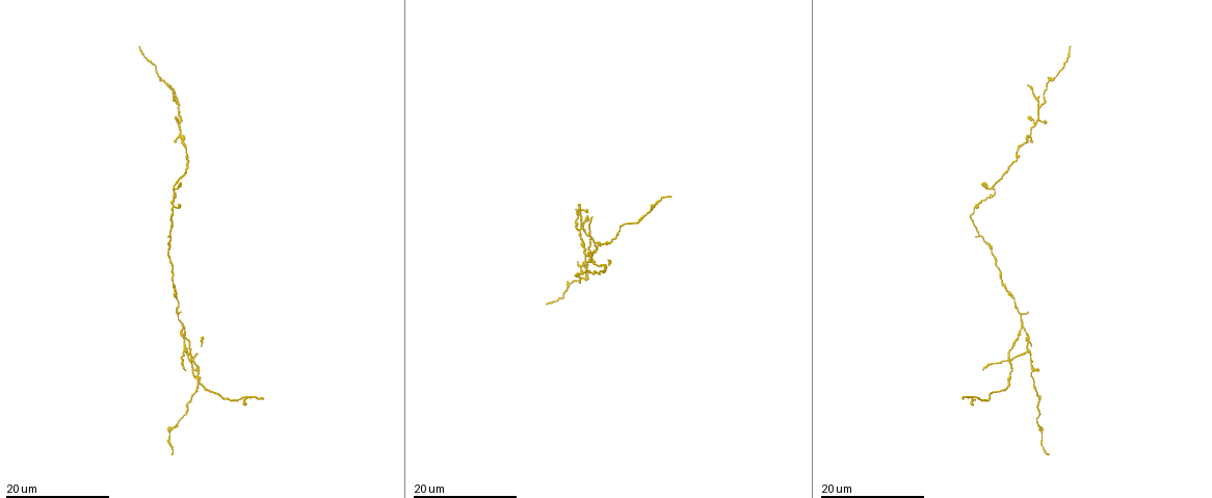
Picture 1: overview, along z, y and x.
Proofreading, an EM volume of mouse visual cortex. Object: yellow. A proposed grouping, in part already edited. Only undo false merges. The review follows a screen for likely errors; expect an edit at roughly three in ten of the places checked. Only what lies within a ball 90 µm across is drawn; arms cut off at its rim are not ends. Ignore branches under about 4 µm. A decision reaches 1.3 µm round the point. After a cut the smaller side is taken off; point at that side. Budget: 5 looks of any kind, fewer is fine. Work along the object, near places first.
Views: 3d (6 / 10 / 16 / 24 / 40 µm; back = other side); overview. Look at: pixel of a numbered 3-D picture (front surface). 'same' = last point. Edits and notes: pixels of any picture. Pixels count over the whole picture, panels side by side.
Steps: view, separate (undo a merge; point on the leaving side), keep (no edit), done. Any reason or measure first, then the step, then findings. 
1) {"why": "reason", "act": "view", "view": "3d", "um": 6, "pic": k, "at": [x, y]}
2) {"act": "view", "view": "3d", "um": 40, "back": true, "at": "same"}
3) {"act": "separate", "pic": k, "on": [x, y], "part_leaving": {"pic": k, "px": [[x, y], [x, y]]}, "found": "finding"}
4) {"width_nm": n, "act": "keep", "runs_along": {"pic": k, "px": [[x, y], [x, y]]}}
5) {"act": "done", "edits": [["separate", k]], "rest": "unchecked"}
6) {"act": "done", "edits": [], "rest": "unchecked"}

{"why": "thin neck", "act": "view", "view": "3d", "um": 24, "pic": 1, "at": [182, 177]}

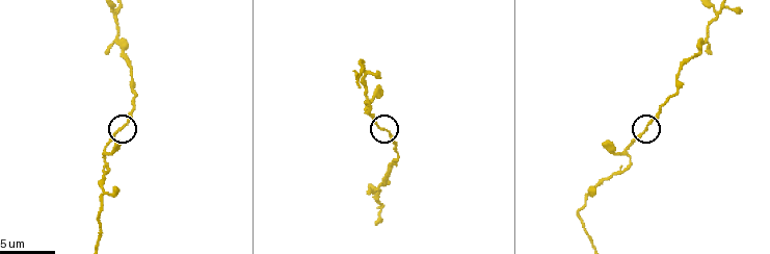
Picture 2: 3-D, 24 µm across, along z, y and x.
{"why": "closer look", "act": "view", "view": "3d", "um": 10, "pic": 2, "at": [381, 128]}

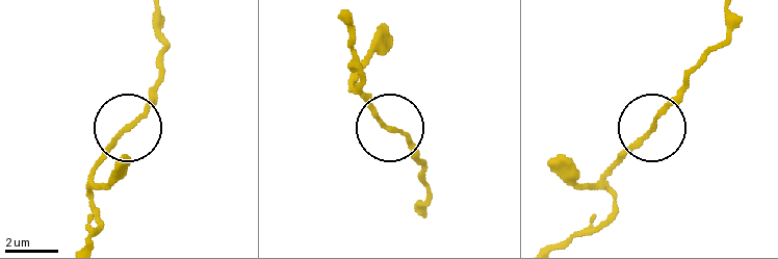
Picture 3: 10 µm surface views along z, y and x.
{"act": "keep", "runs_along": {"pic": 3, "px": [[91, 240], [93, 166], [162, 81]]}, "found": "all the same neuron"}

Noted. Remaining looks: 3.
{"why": "three arms meet", "act": "view", "view": "3d", "um": 6, "pic": 2, "at": [366, 72]}

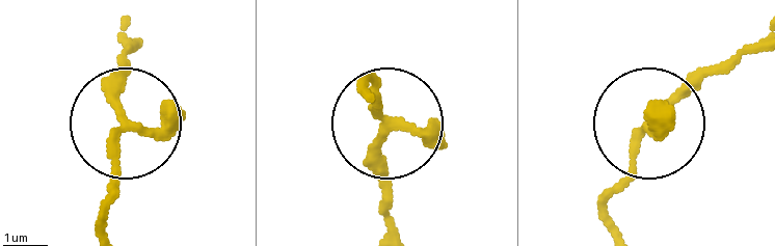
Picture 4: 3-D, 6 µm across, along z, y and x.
{"arms": 3, "act": "keep", "runs_along": {"pic": 4, "px": [[615, 226], [607, 203], [641, 137], [738, 52]]}, "found": "all the same neuron"}

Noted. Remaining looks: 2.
{"why": "sudden change in width", "act": "view", "view": "3d", "um": 16, "pic": 1, "at": [582, 247]}

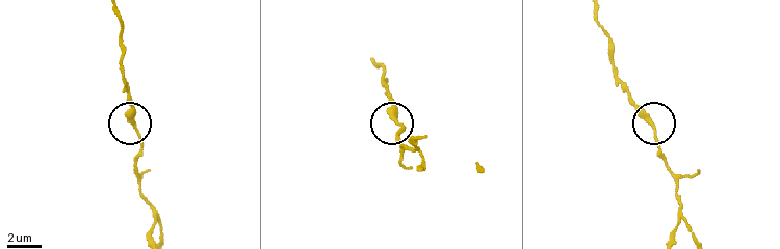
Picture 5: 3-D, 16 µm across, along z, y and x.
{"act": "view", "view": "3d", "um": 6, "pic": 5, "at": [133, 121]}

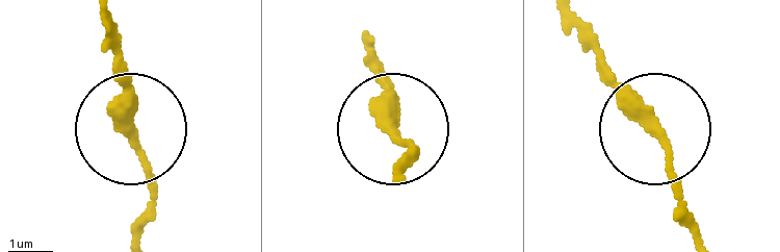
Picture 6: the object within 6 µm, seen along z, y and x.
{"act": "keep", "runs_along": {"pic": 6, "px": [[565, 16], [658, 139], [684, 224]]}, "found": "continuous, no second neuron"}

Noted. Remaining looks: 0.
{"act": "done", "edits": [], "rest": "unchecked"}

